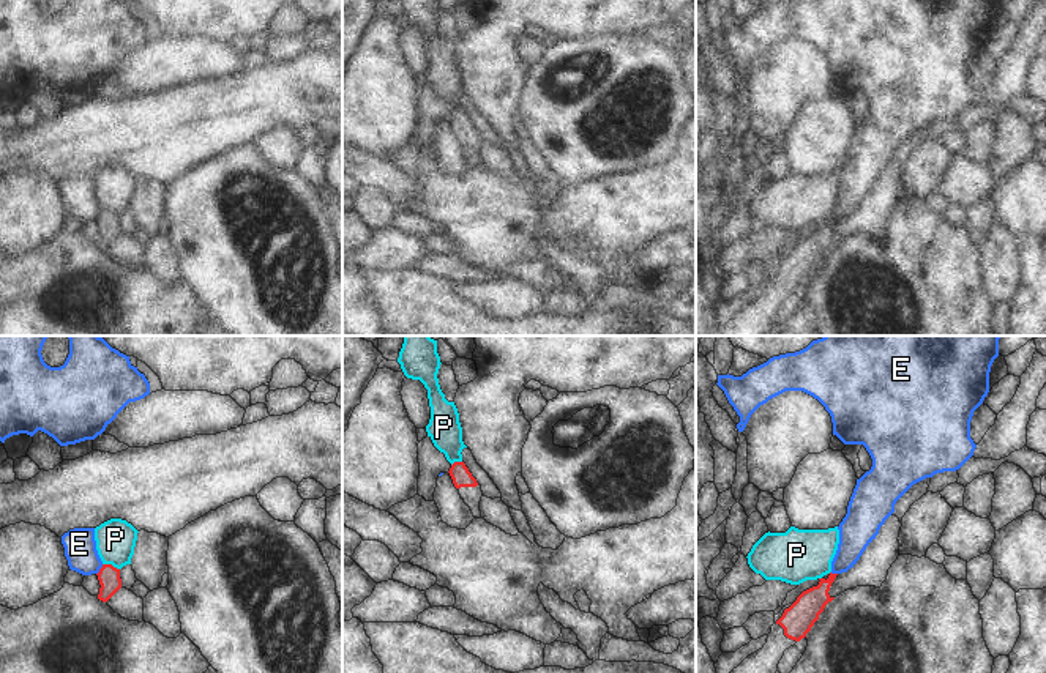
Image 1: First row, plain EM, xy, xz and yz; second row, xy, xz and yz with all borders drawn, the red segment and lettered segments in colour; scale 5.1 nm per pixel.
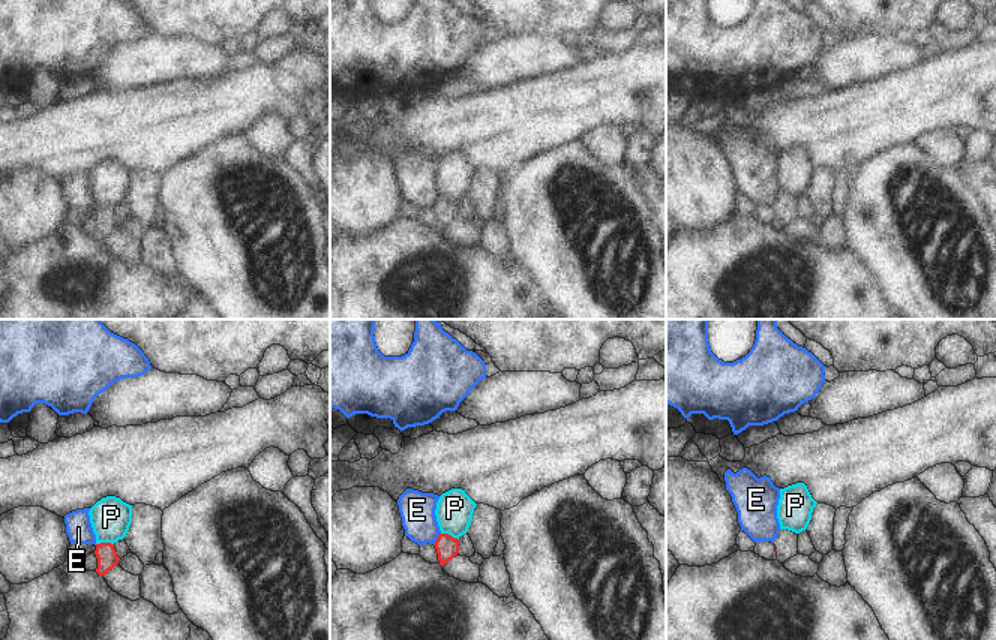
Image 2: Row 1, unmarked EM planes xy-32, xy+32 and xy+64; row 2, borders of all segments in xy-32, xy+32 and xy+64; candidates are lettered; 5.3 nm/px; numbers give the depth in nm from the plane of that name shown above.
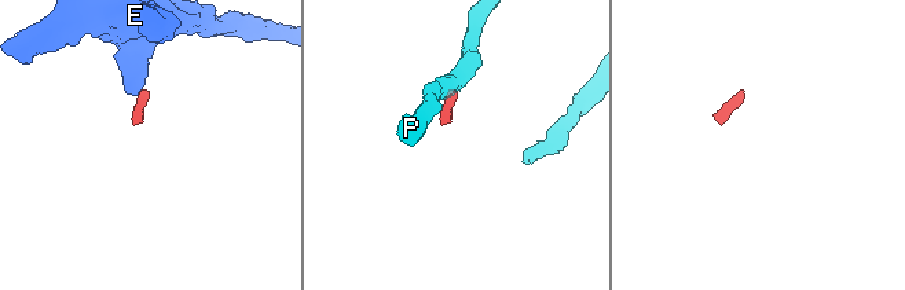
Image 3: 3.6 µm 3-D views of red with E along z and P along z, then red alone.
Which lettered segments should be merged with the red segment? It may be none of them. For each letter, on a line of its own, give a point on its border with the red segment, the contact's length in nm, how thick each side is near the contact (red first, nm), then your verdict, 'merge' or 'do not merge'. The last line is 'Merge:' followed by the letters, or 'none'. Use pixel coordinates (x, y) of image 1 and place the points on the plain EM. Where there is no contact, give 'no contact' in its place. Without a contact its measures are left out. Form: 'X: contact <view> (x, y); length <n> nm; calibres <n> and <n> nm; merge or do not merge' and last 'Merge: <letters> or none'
E: contact xy (100, 216); length 70 nm; calibres 110 and 160 nm; do not merge
P: contact xy (111, 211); length 90 nm; calibres 110 and 200 nm; do not merge
Merge: none

